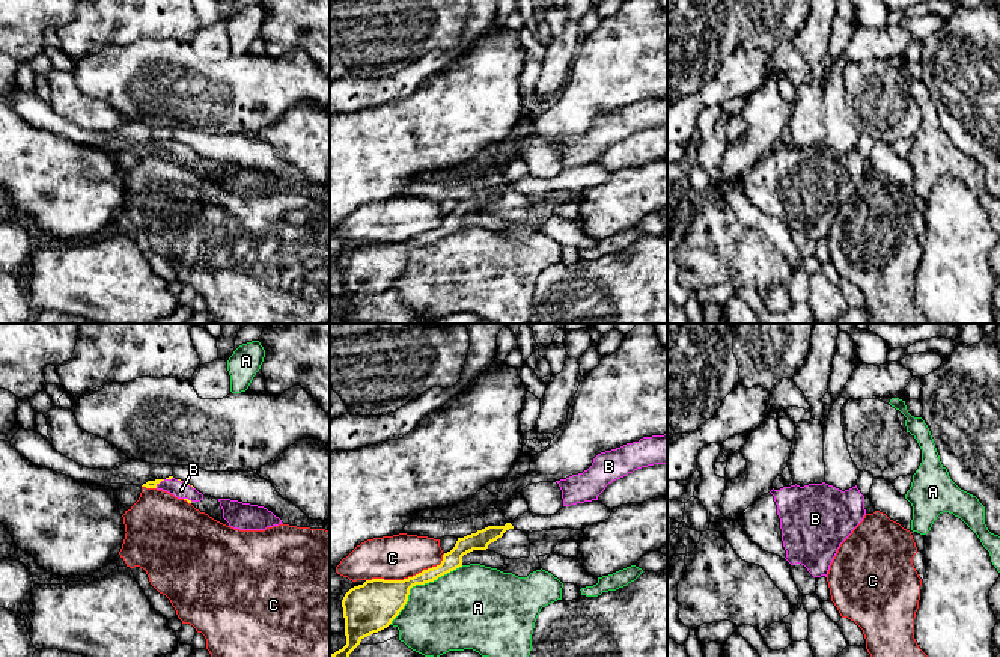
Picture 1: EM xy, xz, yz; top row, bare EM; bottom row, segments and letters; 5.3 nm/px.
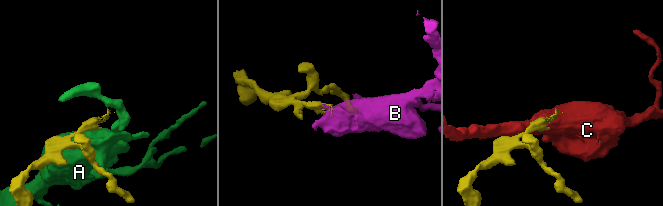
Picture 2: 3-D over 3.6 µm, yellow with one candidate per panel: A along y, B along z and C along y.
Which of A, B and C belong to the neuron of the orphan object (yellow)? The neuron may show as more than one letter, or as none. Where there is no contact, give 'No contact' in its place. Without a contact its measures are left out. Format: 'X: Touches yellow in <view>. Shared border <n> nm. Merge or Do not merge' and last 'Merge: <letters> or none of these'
A: Touches yellow in xz. Shared border 500 nm. Do not merge
B: Touches yellow in xy. Shared border 110 nm. Merge
C: Touches yellow in xz. Shared border 440 nm. Do not merge
Merge: B

